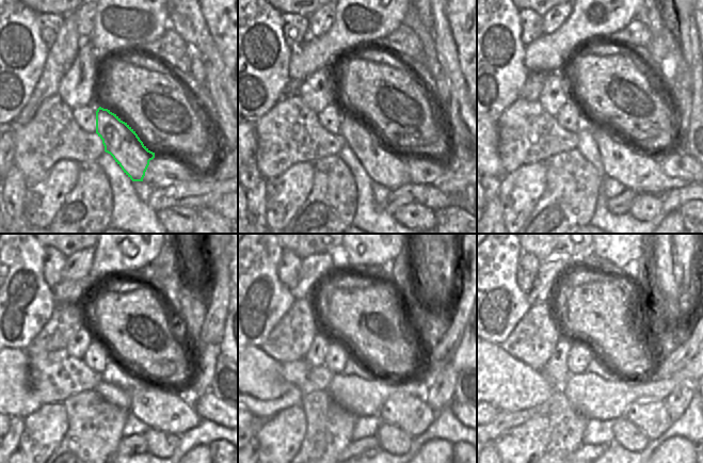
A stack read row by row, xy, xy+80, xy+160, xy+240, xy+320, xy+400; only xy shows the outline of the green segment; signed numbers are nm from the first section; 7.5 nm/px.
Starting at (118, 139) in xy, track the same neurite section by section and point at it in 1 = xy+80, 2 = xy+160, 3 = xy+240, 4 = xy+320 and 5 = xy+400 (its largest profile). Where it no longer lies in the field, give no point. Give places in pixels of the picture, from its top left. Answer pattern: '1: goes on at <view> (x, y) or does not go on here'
1: goes on at xy+80 (385, 166)
2: goes on at xy+160 (639, 171)
3: goes on at xy+240 (171, 411)
4: goes on at xy+320 (410, 413)
5: goes on at xy+400 (652, 417)

